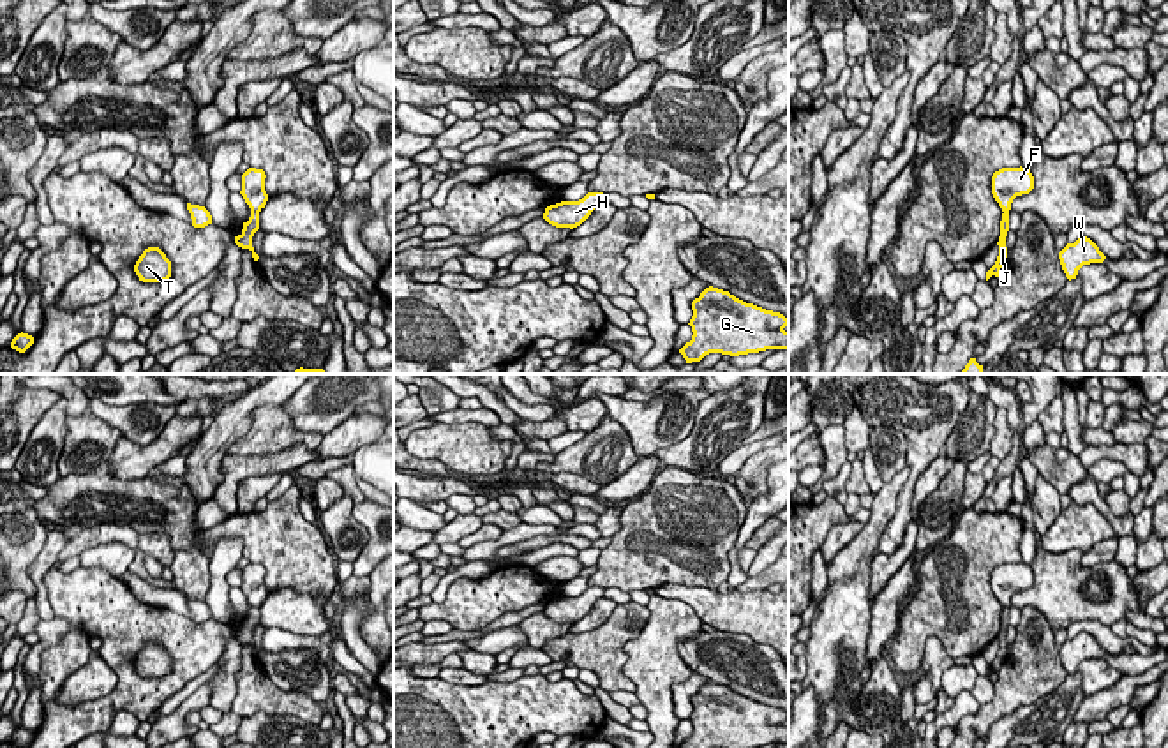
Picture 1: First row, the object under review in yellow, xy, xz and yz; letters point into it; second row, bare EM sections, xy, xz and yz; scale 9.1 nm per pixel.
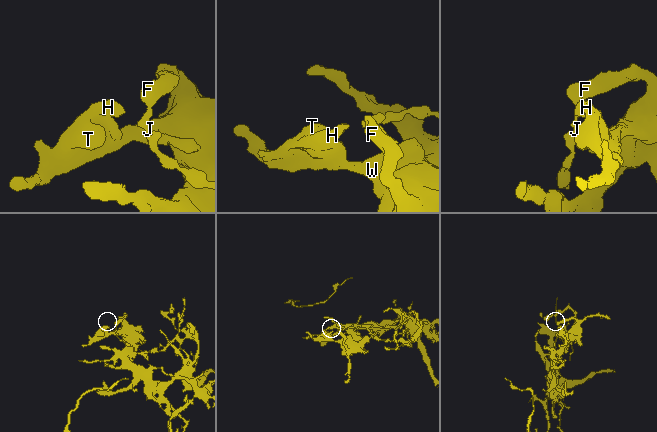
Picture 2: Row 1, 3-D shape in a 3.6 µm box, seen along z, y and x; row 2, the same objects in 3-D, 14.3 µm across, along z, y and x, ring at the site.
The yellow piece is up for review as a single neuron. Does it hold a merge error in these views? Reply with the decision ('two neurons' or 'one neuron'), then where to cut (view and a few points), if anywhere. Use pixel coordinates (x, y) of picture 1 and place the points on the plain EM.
two neurons; cut in xy along (251, 605), (258, 609)

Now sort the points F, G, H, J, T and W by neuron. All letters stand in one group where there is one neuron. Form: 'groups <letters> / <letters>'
groups F G H T W / J

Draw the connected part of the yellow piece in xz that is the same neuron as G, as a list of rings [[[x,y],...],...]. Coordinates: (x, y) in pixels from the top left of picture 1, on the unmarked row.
[[[706,683],[692,697],[692,736],[679,748],[759,748],[789,744],[789,713],[746,699],[729,686]]]

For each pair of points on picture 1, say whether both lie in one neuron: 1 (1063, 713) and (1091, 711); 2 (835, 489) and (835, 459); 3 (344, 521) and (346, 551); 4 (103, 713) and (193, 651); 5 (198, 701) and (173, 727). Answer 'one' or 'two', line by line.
1: two
2: two
3: one
4: one
5: one

